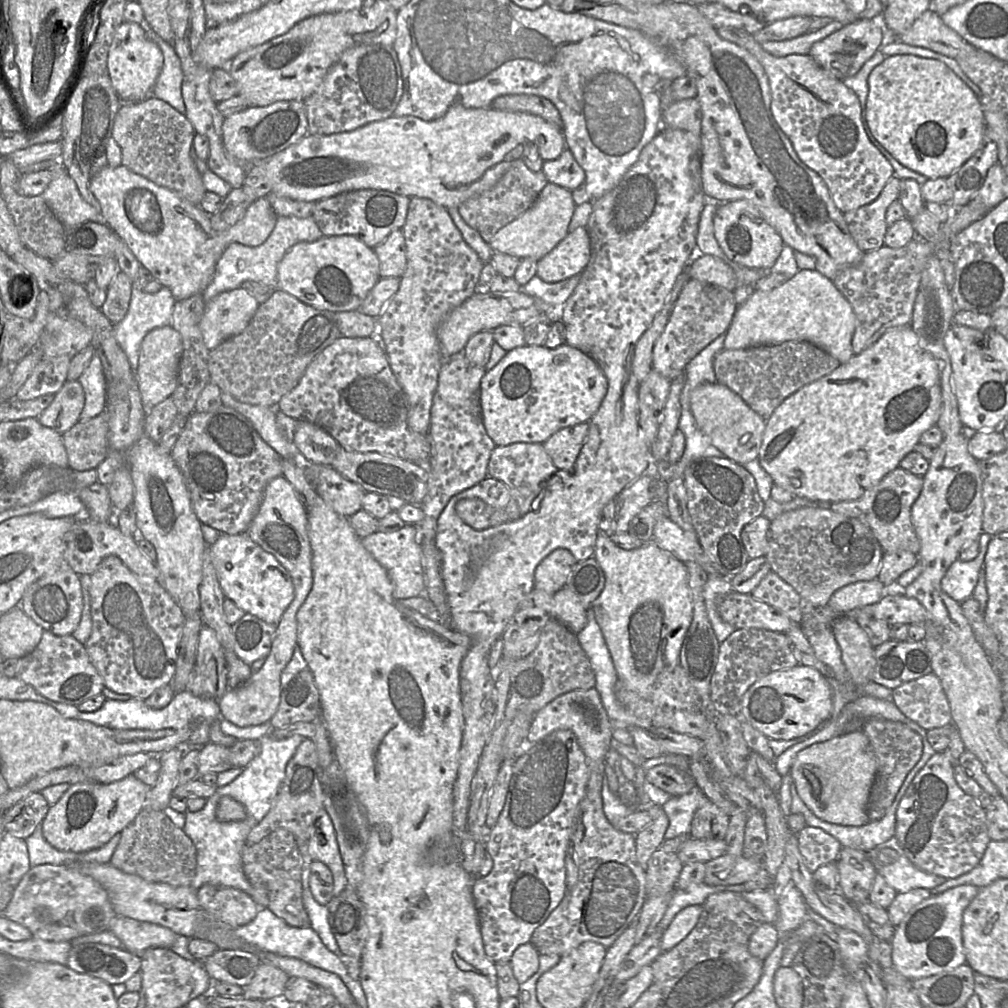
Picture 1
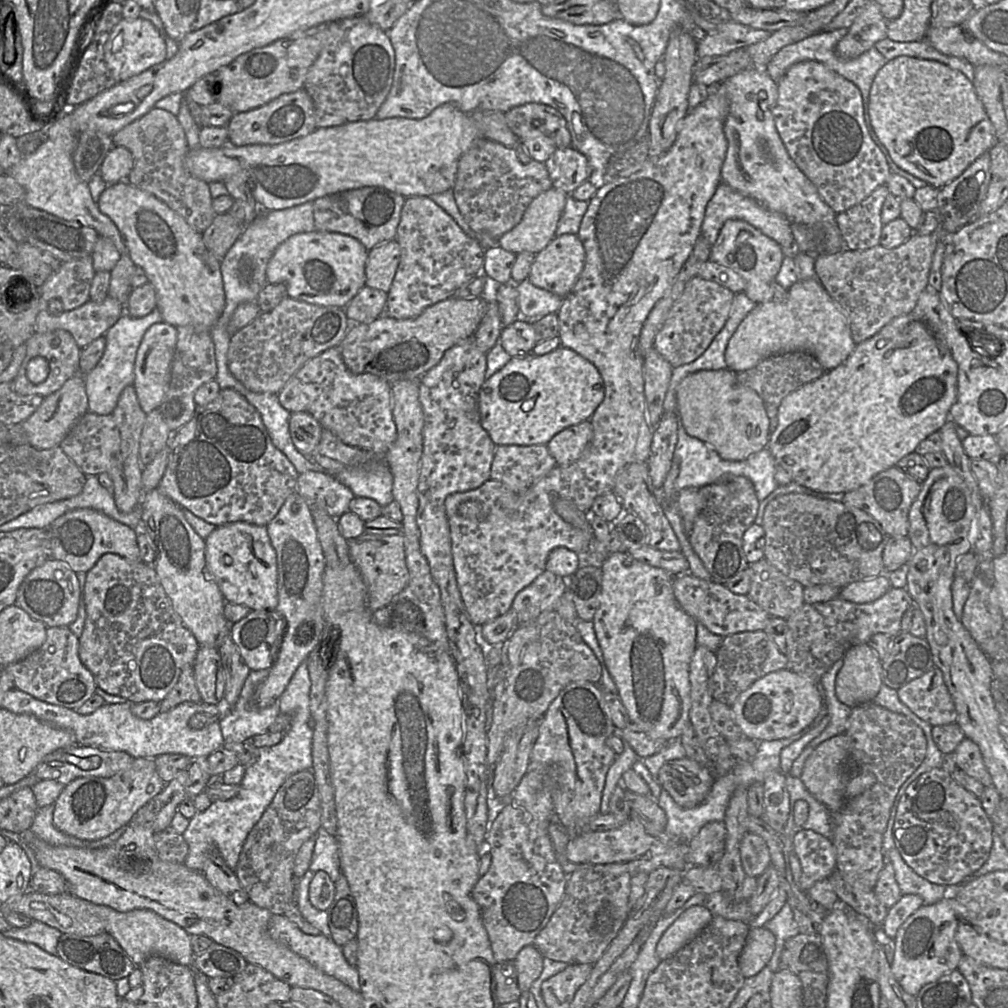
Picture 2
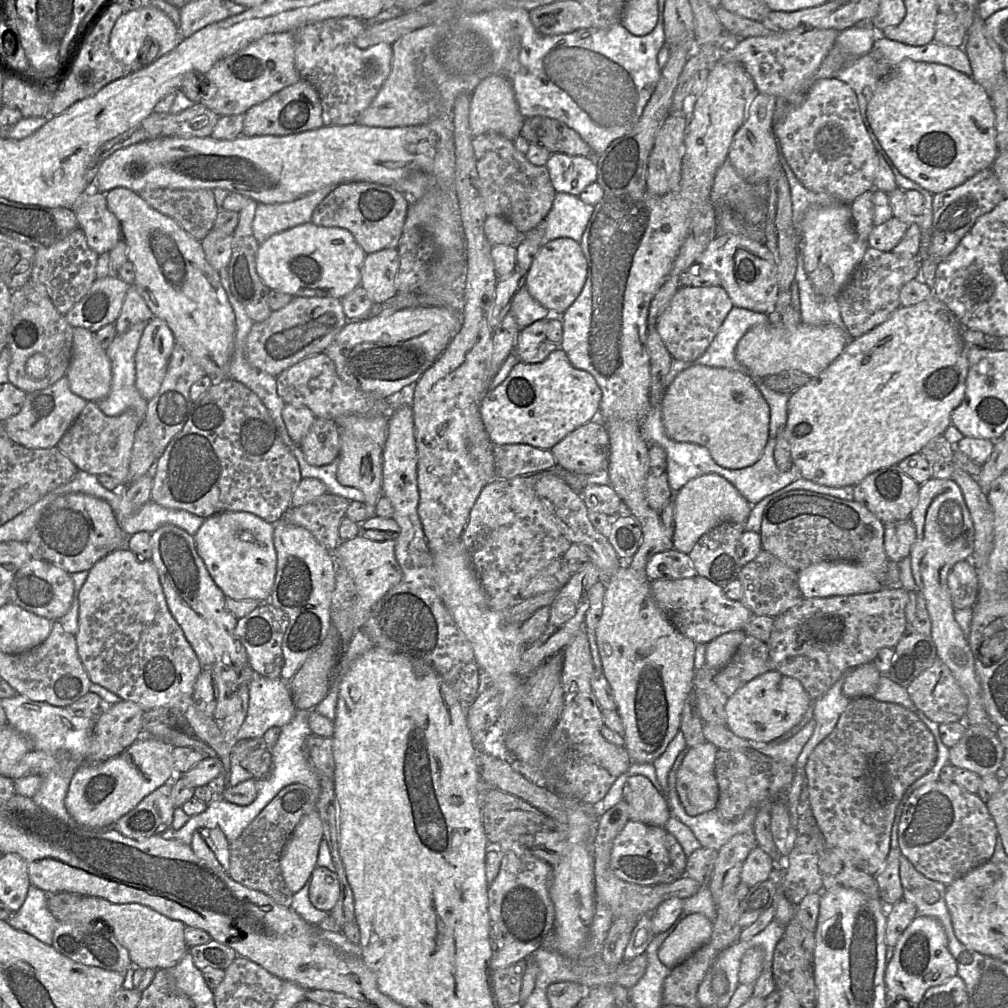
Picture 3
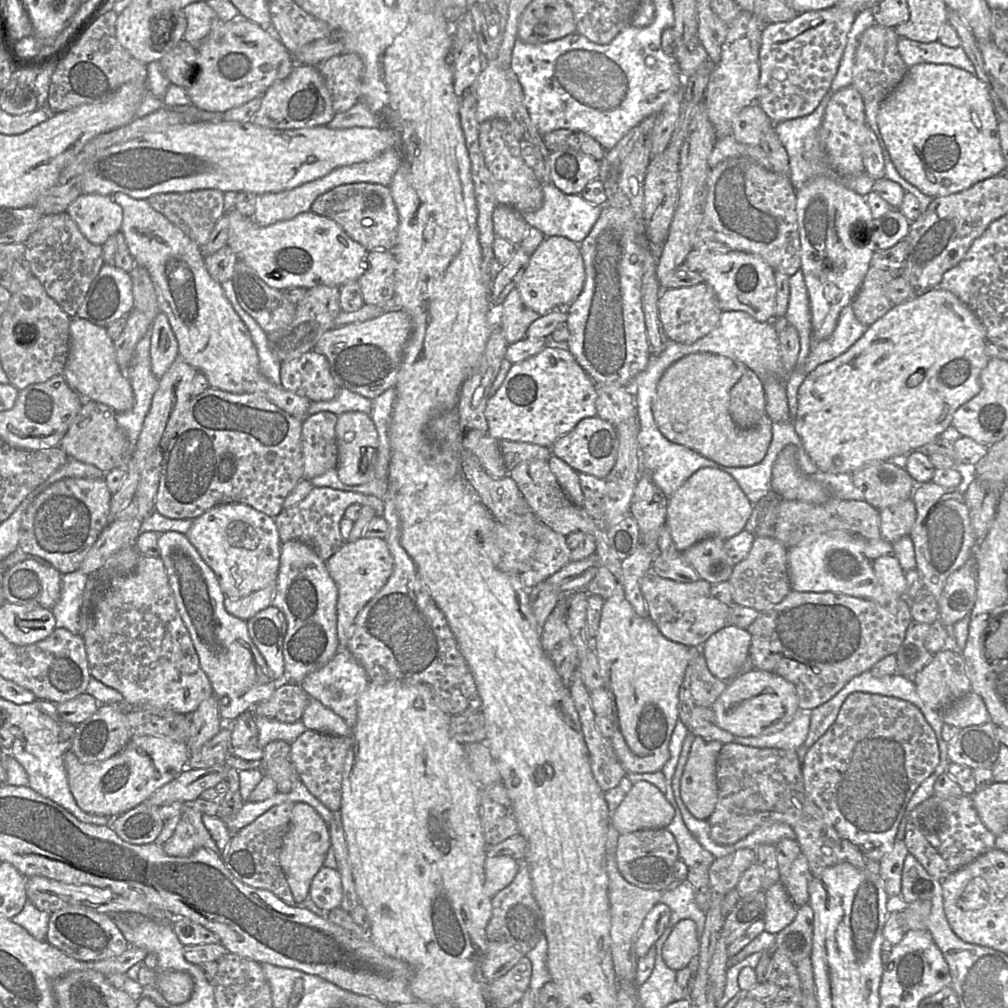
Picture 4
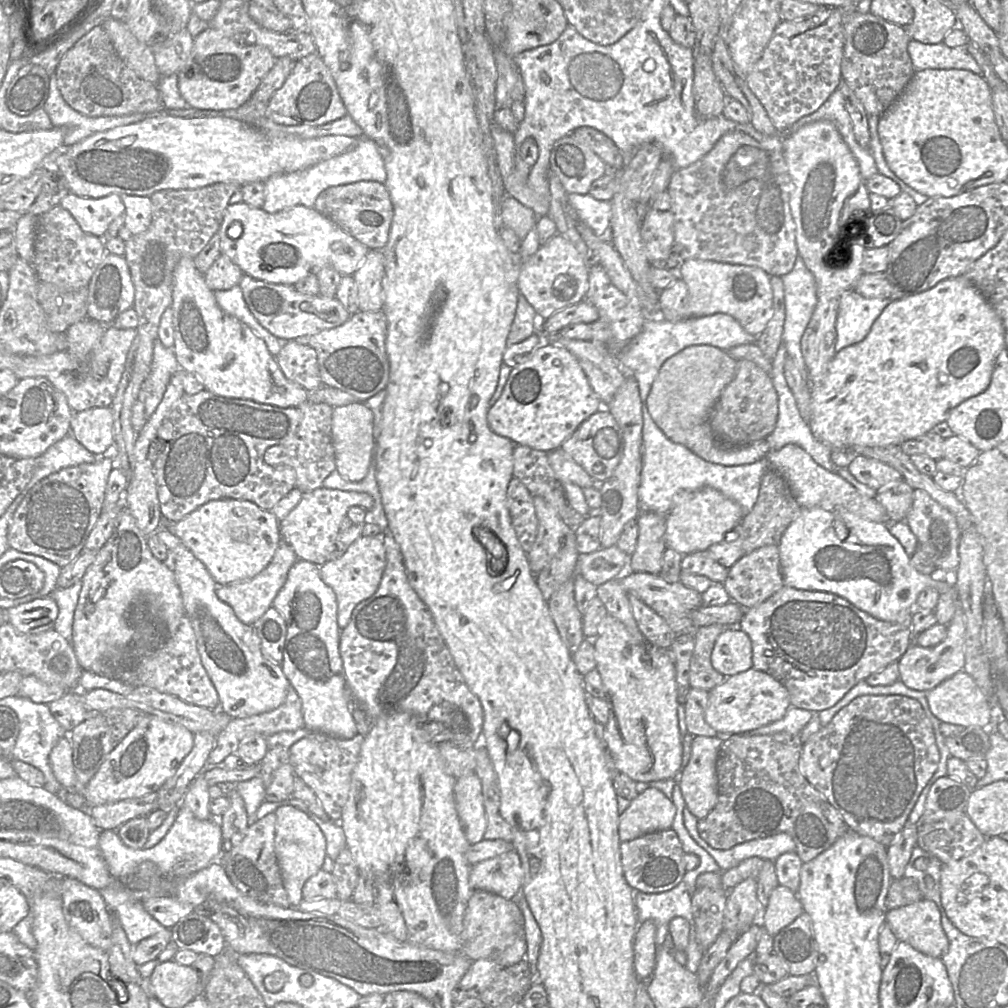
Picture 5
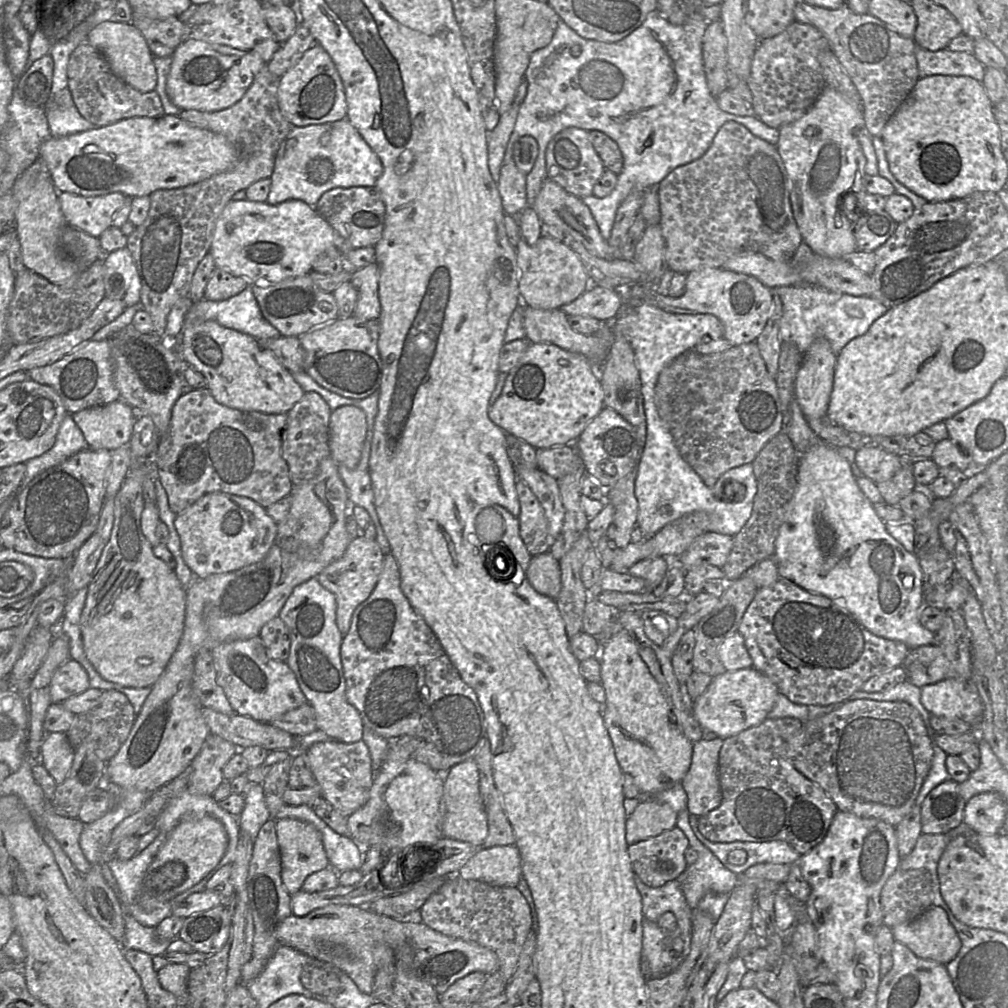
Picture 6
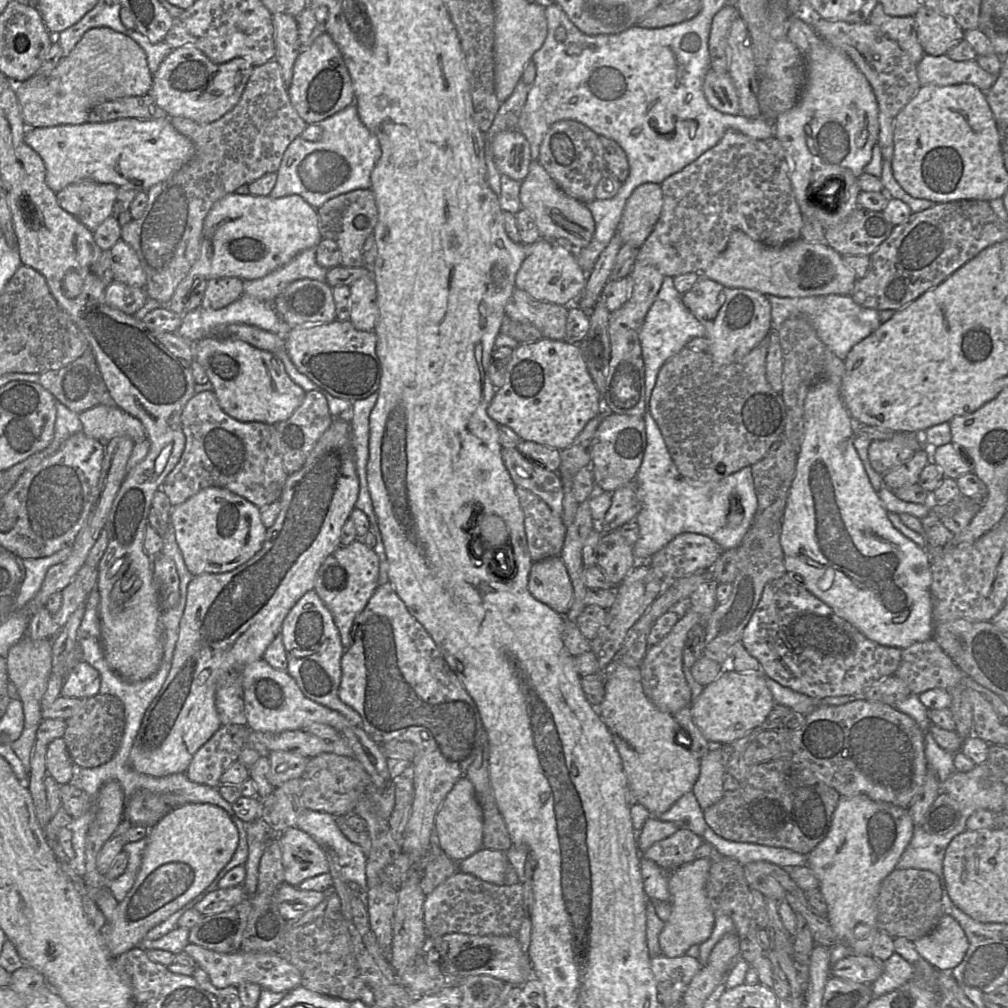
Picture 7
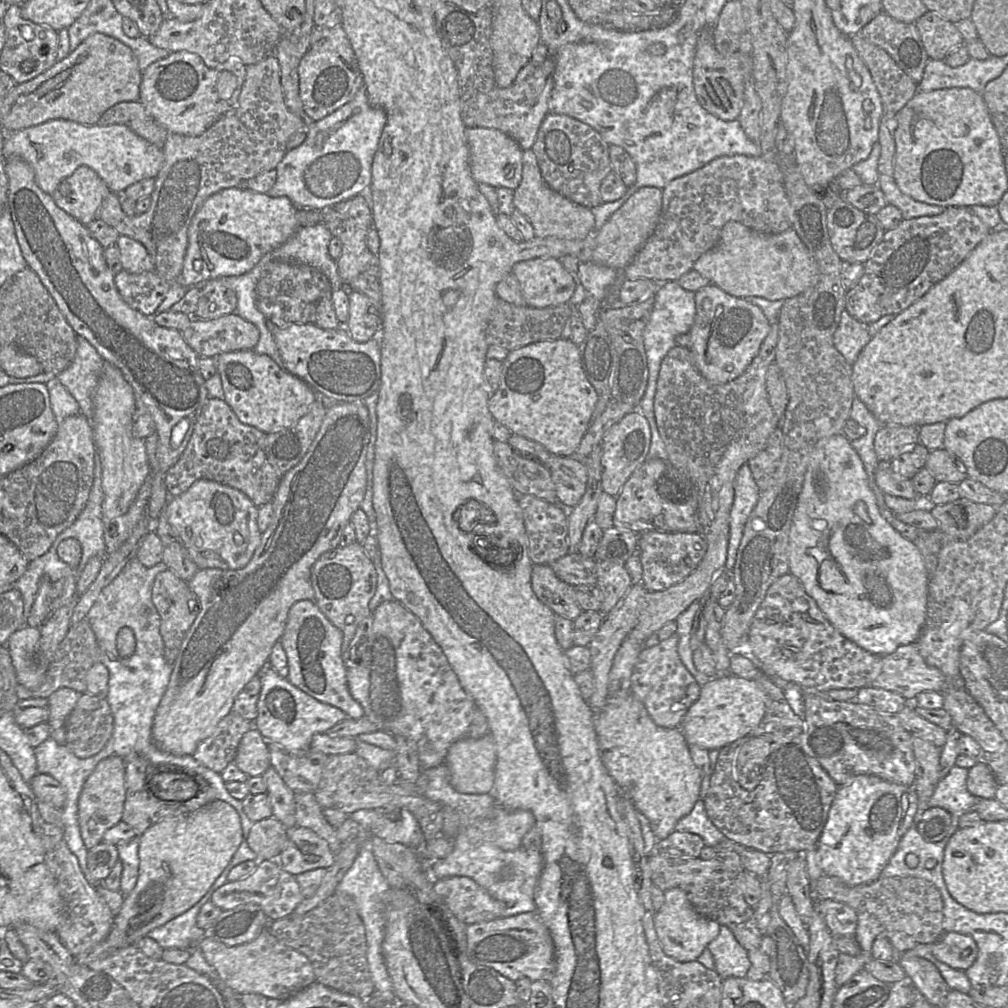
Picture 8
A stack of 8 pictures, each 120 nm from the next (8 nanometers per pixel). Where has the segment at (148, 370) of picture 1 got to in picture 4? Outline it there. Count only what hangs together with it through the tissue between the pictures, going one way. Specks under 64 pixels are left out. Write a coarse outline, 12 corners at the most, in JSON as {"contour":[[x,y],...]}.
{"contour":[[167,316],[150,327],[151,371],[160,379],[179,355]]}

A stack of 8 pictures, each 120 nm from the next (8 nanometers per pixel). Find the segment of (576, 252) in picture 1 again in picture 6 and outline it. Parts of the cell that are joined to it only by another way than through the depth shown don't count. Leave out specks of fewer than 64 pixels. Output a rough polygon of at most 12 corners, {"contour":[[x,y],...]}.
{"contour":[[521,237],[521,300],[561,309],[591,286],[562,241]]}

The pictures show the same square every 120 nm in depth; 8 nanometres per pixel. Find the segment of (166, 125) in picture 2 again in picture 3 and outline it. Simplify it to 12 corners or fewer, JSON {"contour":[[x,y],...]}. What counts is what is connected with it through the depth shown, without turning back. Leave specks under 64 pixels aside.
{"contour":[[146,189],[139,196],[199,242],[219,212],[210,189]]}

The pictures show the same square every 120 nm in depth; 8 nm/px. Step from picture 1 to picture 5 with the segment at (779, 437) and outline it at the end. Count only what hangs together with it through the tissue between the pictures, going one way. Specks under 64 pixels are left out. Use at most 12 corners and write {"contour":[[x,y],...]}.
{"contour":[[964,276],[891,300],[810,383],[832,449],[930,431],[990,384]]}

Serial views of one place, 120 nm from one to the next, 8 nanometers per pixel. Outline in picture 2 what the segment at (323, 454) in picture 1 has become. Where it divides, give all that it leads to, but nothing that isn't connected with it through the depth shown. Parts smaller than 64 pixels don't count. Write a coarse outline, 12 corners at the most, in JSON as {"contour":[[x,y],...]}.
{"contour":[[293,412],[289,429],[295,447],[310,457],[322,425],[307,412]]}

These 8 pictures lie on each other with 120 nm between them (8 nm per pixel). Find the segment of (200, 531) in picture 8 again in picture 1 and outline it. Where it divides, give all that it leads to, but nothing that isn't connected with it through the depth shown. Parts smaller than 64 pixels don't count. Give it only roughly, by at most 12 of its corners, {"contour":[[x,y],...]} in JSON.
{"contour":[[246,532],[210,545],[225,598],[277,625],[292,578]]}

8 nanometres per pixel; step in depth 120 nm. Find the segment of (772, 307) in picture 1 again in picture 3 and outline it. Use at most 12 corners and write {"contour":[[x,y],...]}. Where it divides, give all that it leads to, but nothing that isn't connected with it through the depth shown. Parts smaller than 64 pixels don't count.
{"contour":[[771,322],[748,330],[736,359],[750,376],[819,376],[852,339],[846,328]]}

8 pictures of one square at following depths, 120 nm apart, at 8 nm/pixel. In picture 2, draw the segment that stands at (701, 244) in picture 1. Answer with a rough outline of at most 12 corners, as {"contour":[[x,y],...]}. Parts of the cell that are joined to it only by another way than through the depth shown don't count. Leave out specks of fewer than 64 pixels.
{"contour":[[720,182],[701,235],[712,246],[723,224],[743,220],[791,258],[791,222]]}

